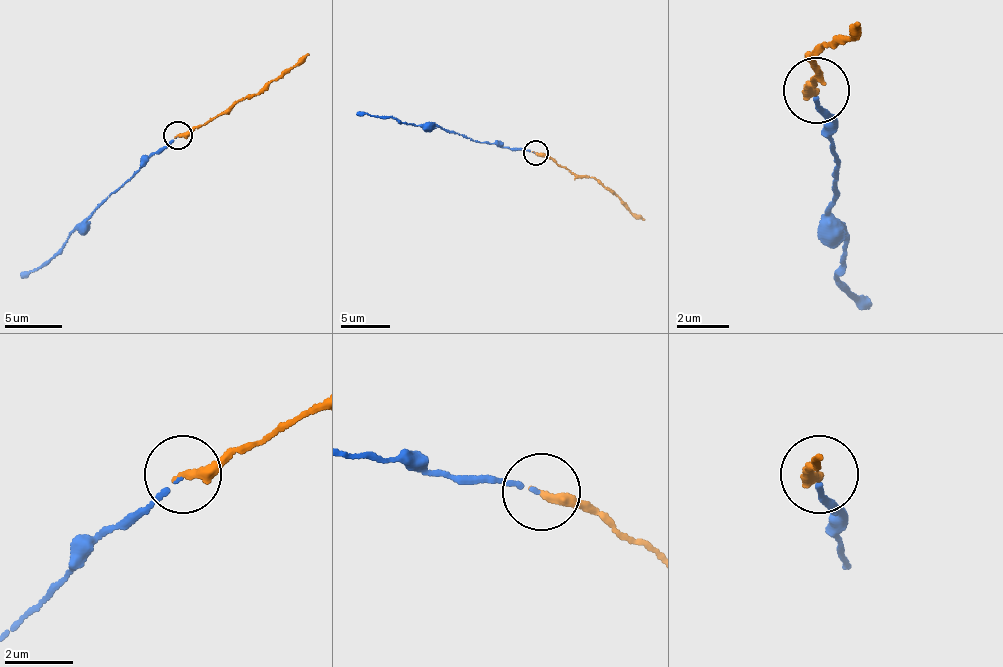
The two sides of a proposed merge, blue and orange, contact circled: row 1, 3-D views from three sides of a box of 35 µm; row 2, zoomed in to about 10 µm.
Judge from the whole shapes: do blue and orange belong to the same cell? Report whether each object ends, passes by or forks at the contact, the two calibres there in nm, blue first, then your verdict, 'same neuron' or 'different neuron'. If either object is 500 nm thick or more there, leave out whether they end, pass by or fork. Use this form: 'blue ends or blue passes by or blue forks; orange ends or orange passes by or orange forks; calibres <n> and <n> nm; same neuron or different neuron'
blue ends; orange ends; calibres 100 and 280 nm; same neuron

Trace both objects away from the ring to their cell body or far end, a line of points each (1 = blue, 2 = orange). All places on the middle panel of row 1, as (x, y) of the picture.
1: (534, 152), (508, 149), (389, 117), (356, 115)
2: (535, 152), (573, 173), (592, 177), (620, 204), (645, 220)

